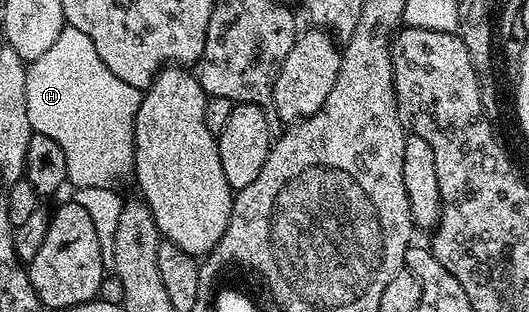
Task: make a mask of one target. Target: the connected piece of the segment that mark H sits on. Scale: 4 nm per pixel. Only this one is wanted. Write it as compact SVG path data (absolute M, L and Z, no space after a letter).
M70 26L60 33L49 51L27 66L26 111L33 132L47 135L64 150L67 160L67 182L73 187L110 187L133 172L134 129L141 90L117 78L100 59L90 36Z

